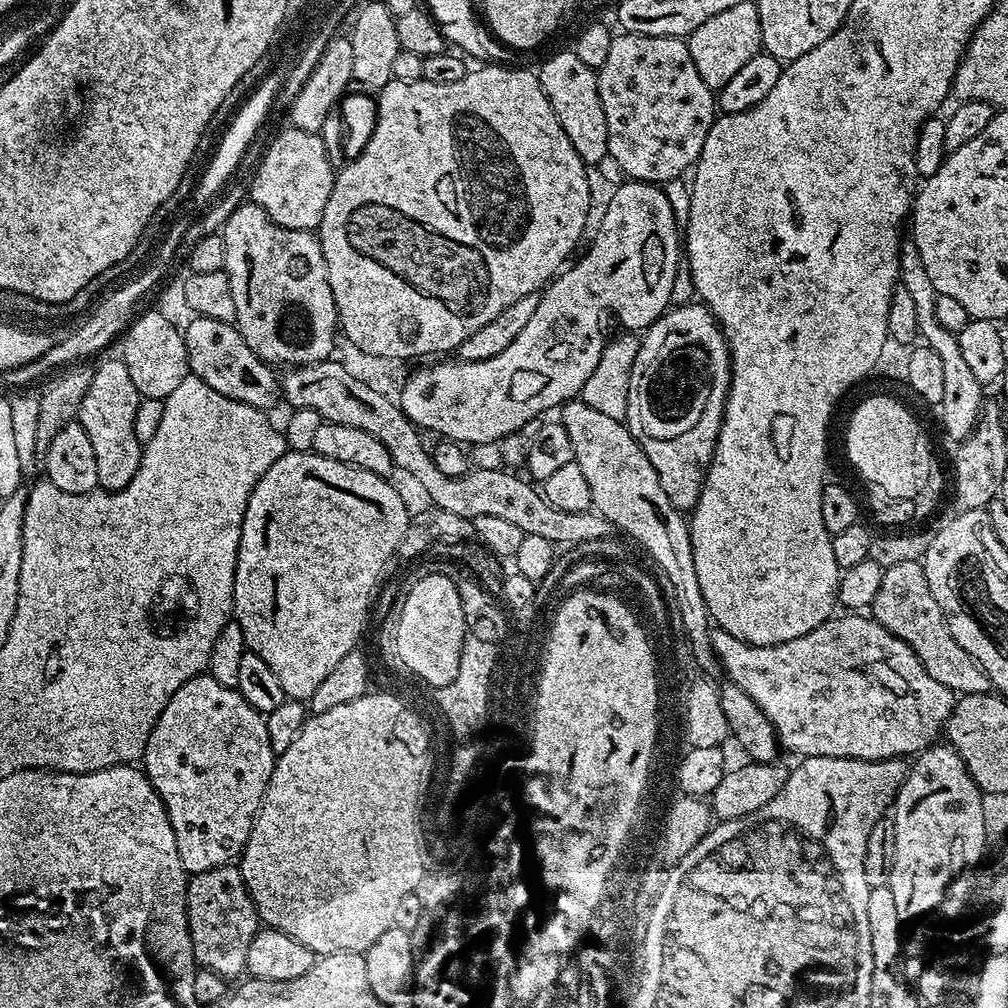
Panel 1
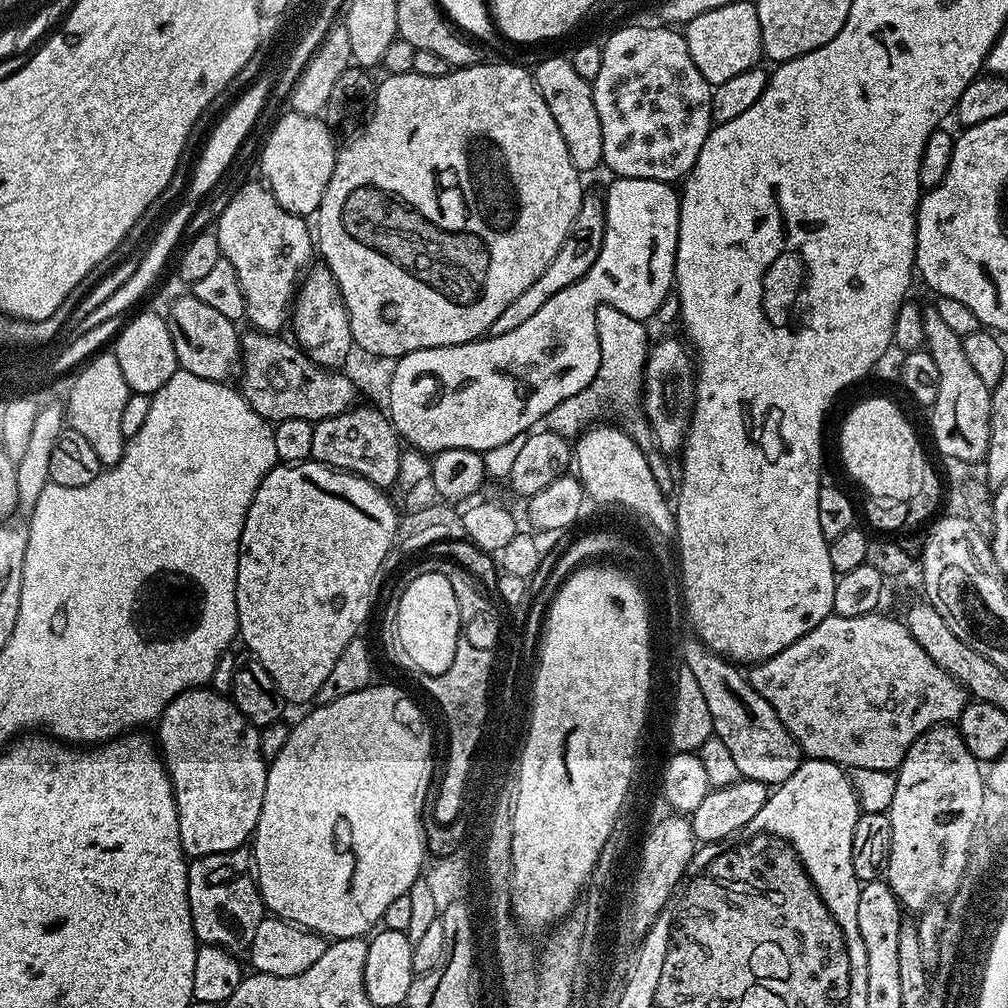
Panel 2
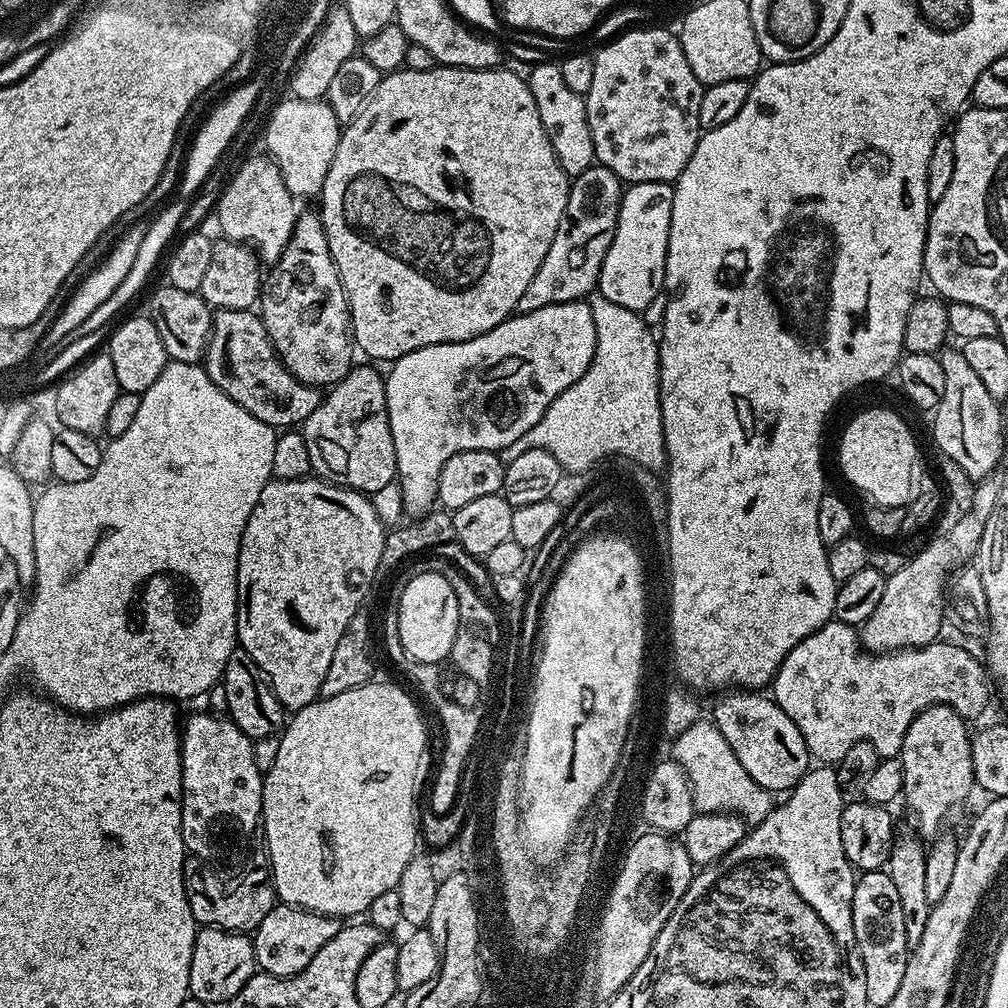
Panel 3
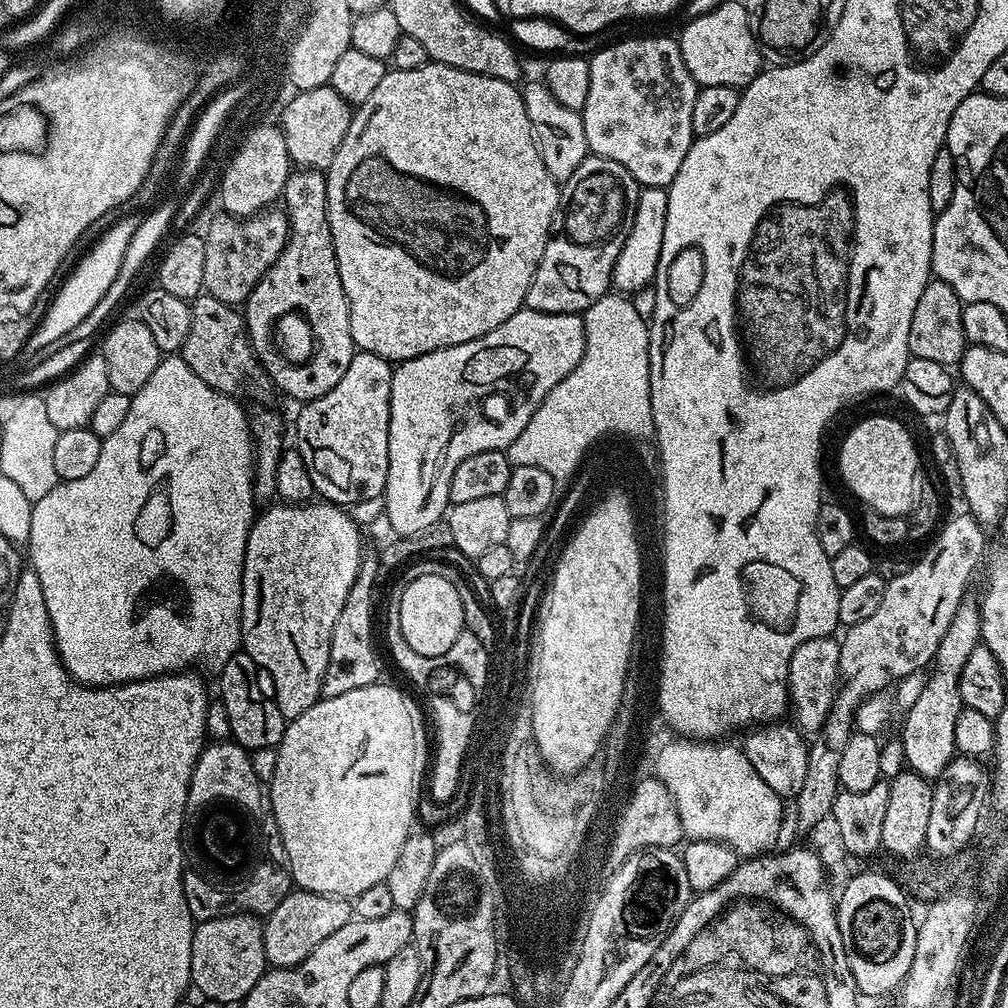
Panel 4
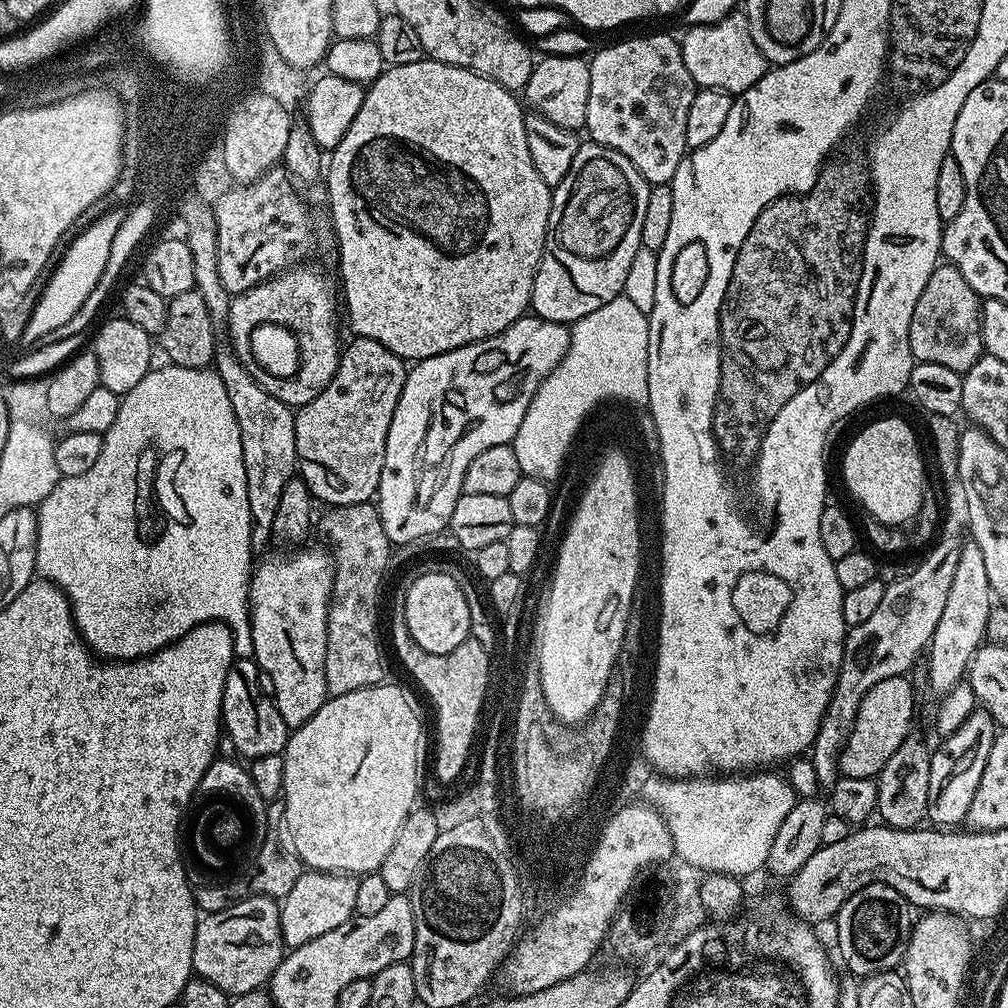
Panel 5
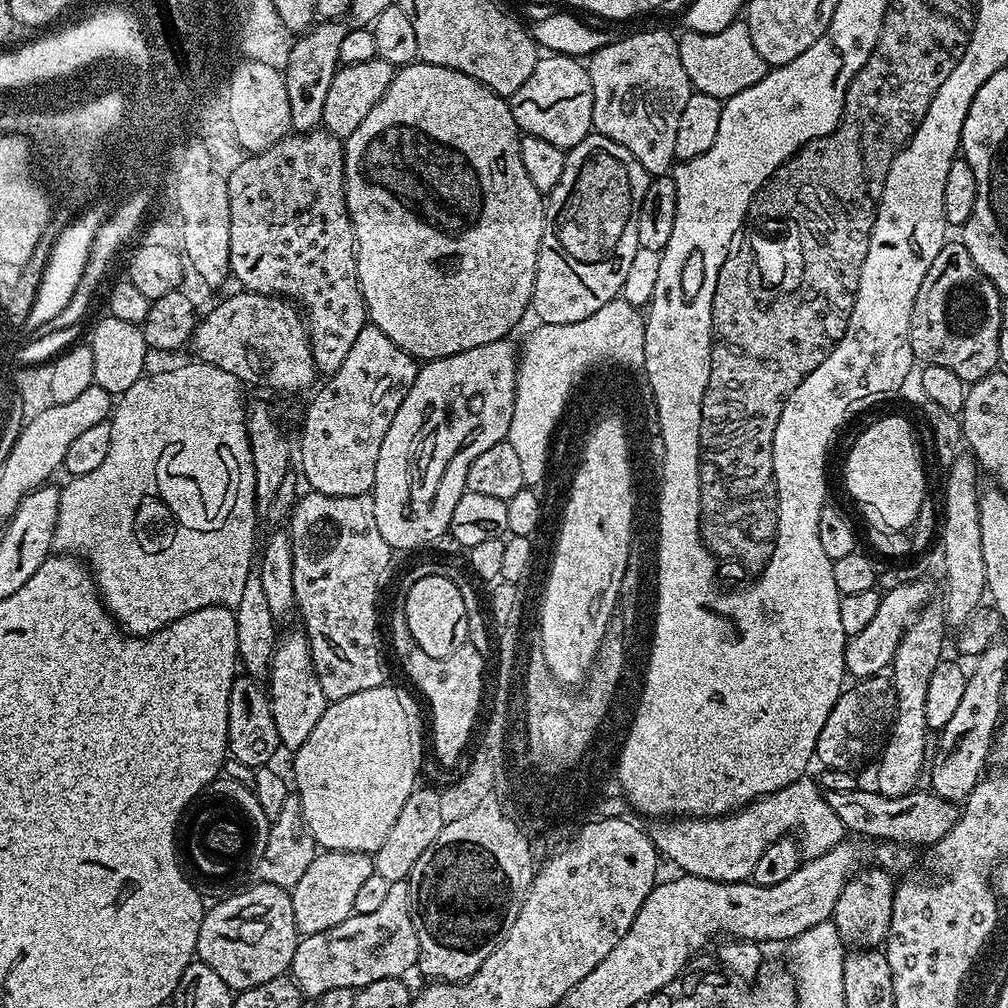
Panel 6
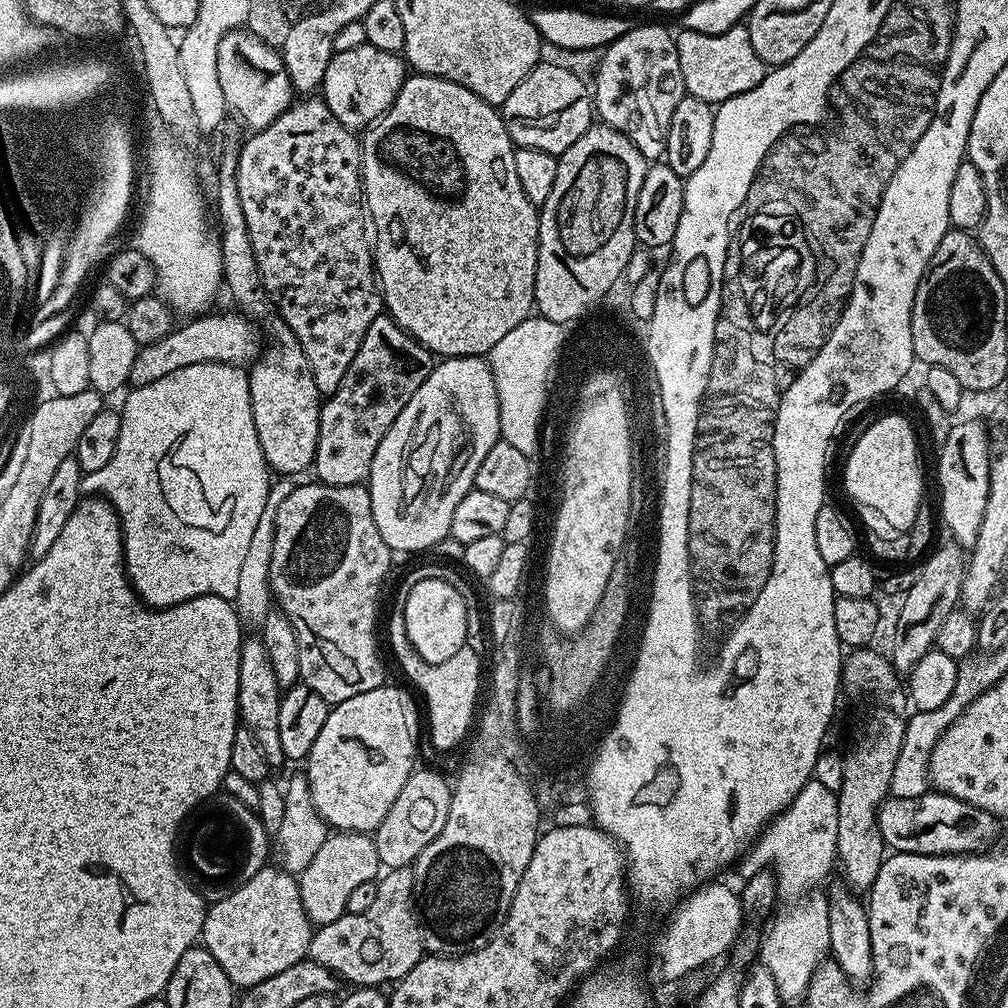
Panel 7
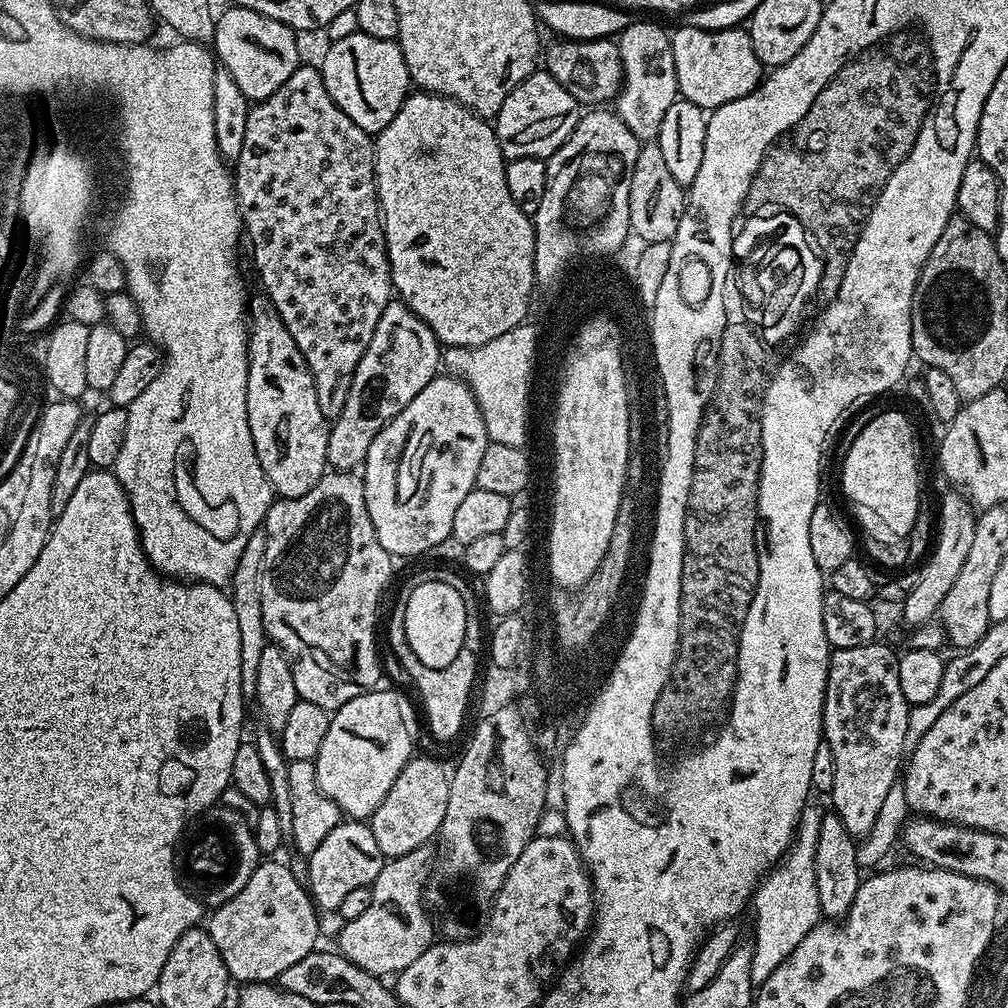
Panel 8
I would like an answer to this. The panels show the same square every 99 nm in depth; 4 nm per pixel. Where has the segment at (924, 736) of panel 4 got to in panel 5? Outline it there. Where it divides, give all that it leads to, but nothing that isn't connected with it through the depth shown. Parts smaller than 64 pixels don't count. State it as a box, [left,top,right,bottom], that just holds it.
[926,542,994,698]

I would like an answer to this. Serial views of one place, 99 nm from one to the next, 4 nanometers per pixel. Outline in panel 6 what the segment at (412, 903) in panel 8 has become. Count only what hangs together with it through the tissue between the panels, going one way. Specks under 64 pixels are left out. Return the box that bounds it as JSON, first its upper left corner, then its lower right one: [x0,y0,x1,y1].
[290,880,420,998]

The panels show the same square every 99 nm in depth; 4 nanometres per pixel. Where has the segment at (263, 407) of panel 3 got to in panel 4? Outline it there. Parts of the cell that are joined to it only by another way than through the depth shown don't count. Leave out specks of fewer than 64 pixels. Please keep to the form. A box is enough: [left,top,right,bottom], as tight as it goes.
[178,294,274,398]

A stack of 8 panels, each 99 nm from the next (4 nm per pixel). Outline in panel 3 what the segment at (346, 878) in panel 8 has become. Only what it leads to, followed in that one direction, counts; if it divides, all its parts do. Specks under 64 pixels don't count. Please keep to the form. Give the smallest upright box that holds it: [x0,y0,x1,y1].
[251,903,342,976]

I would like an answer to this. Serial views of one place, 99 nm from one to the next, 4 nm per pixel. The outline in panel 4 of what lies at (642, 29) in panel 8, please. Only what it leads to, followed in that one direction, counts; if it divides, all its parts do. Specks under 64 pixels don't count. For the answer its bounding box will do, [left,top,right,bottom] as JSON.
[582,36,698,189]

